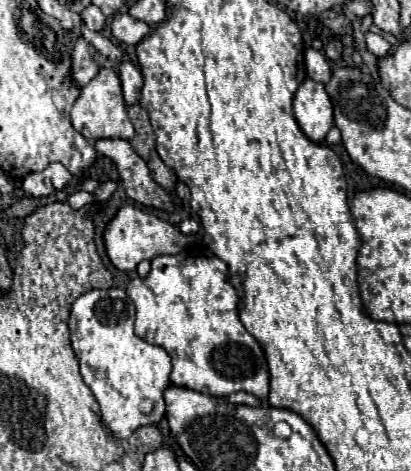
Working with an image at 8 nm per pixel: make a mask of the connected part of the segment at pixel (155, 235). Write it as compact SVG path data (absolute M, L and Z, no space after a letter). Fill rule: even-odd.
M122 205L118 213L106 223L106 229L104 229L104 247L106 247L108 259L118 271L134 271L142 259L154 259L158 255L176 255L188 243L192 243L192 237L182 235L174 225L154 215L148 215L132 205Z

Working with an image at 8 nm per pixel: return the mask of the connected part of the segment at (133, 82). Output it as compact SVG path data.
M124 61L120 65L120 79L122 79L122 91L124 91L126 105L138 103L140 89L142 89L142 73L140 73L140 69L134 63Z

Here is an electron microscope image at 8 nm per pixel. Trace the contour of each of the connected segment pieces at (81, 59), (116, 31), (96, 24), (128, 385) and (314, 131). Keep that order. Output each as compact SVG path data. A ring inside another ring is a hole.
M80 37L80 41L74 43L74 53L72 53L72 79L76 85L84 87L88 81L92 81L92 77L100 71L96 59L92 57L90 51L90 43Z
M120 11L112 17L110 31L118 41L122 41L126 45L136 45L150 33L150 25L144 23L144 21L134 19L126 11Z
M88 5L84 9L84 13L80 13L80 17L86 23L86 27L92 29L92 31L100 31L104 27L104 23L106 23L106 17L102 15L102 11L96 5Z
M110 287L110 289L92 289L84 295L80 295L70 311L68 319L68 329L70 329L70 343L74 349L74 355L80 363L80 375L84 383L92 389L98 405L100 405L100 417L102 421L110 427L110 431L126 439L130 437L138 427L142 425L154 425L164 417L164 399L162 393L170 385L170 371L172 371L172 361L170 355L158 347L150 345L144 339L134 335L134 303L126 295L124 289L120 287ZM144 399L154 401L154 409L150 413L140 411L140 403Z
M306 79L294 95L294 117L304 131L304 135L322 143L328 131L334 127L332 121L332 103L324 91L322 83Z

